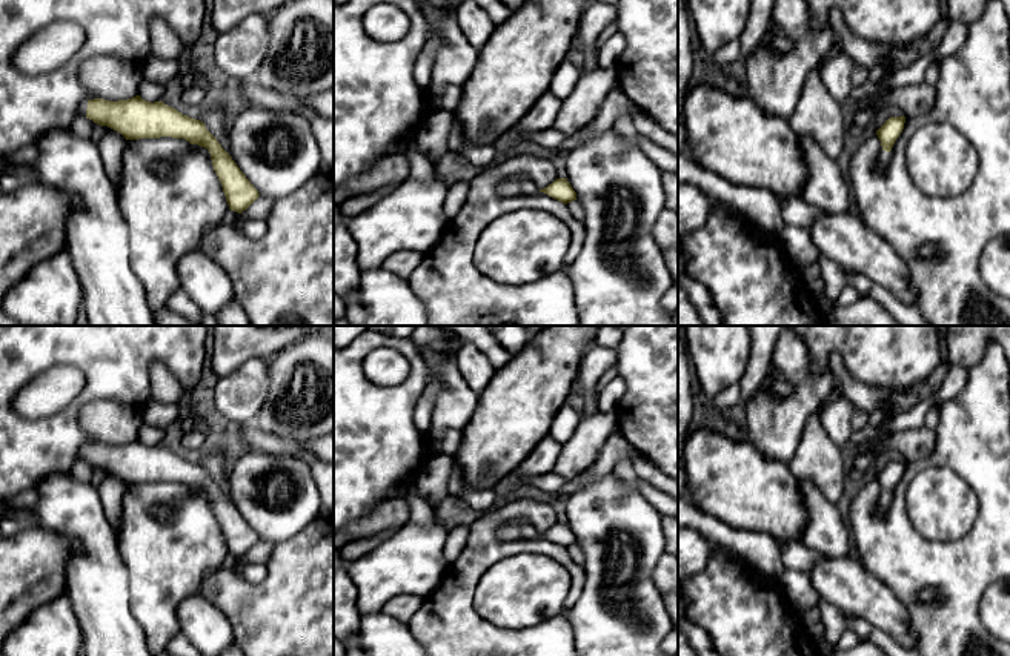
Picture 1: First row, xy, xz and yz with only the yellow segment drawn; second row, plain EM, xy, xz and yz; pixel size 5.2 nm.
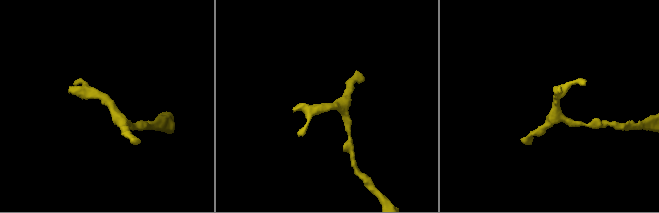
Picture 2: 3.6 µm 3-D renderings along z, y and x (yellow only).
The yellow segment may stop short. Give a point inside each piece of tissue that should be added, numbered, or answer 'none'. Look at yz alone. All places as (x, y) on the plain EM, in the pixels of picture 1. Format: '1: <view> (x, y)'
1: yz (884, 501)

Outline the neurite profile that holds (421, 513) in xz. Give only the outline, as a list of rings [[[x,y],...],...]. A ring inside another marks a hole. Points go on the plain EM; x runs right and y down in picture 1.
[[[407,487],[401,495],[410,505],[410,521],[420,525],[430,525],[435,521],[434,509],[420,496],[415,487]]]

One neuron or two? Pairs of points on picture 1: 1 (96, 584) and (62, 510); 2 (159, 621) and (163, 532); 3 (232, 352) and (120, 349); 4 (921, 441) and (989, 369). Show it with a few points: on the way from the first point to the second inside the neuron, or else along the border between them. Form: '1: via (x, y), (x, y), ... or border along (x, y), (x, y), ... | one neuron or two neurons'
1: via (100, 564), (99, 541), (82, 524) | one neuron
2: via (159, 599), (163, 553) | one neuron
3: border along (209, 341), (206, 358) | two neurons
4: border along (933, 430), (933, 449), (927, 455), (910, 460) | two neurons

